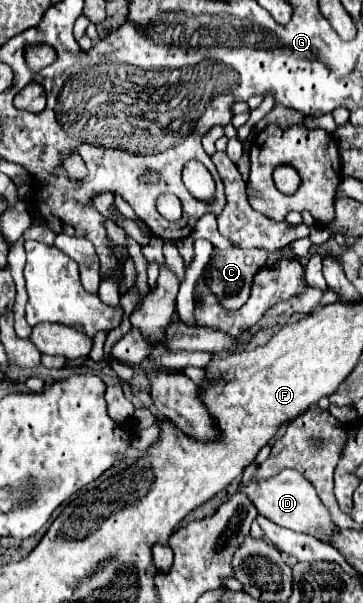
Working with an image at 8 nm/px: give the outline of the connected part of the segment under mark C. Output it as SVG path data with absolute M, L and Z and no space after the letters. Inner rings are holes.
M214 249L208 269L208 287L226 309L240 309L252 289L252 279L260 267L266 267L264 249Z

